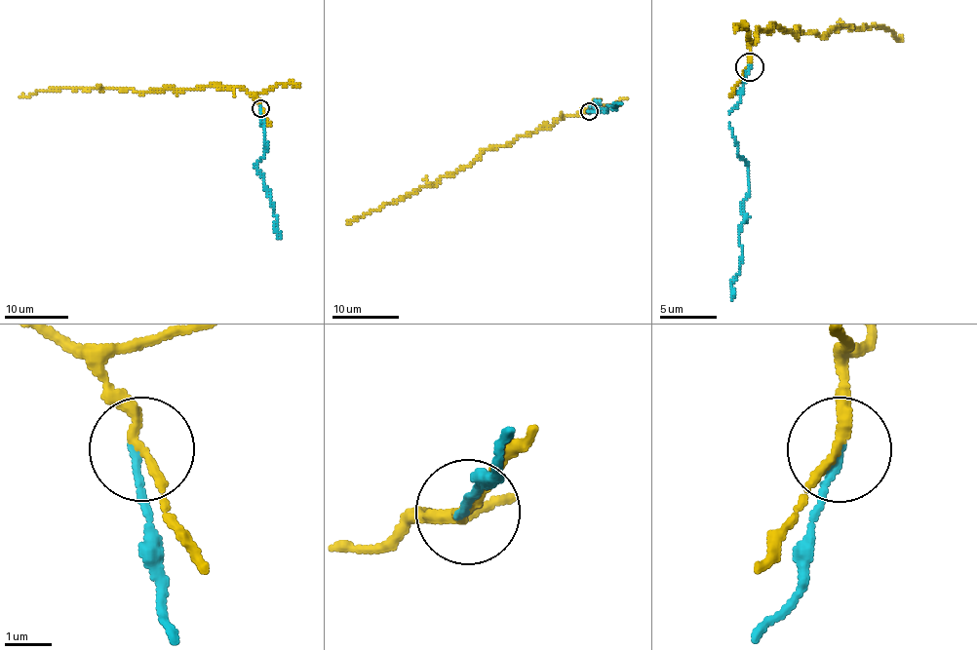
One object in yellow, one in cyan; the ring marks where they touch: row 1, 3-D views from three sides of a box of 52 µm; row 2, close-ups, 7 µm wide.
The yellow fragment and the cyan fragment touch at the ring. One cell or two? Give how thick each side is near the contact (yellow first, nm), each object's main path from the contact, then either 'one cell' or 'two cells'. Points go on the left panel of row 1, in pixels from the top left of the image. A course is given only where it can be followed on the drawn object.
200 nm thick on the yellow side, 160 nm on the other; yellow runs (261, 108), (240, 88), (214, 86), (140, 93), (127, 88), (53, 89), (20, 97); cyan runs (261, 108), (264, 157), (256, 165), (256, 170), (271, 200), (275, 229), (281, 239); two cells

